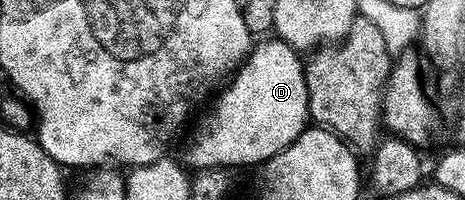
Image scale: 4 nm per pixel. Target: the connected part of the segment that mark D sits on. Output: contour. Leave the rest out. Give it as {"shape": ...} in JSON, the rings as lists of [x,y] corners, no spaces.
{"shape":[[[271,40],[264,41],[261,45],[260,42],[253,44],[240,68],[227,82],[227,85],[229,84],[228,90],[226,90],[226,85],[223,92],[215,98],[215,101],[217,100],[216,110],[206,114],[201,119],[200,126],[193,131],[192,142],[188,145],[189,162],[187,161],[189,166],[191,166],[190,164],[193,165],[193,170],[219,169],[221,167],[233,167],[232,165],[263,166],[265,161],[274,155],[278,155],[286,147],[290,147],[290,143],[294,143],[294,139],[298,139],[298,135],[303,133],[309,124],[308,88],[304,78],[301,54],[292,46],[287,45],[285,41]]]}

